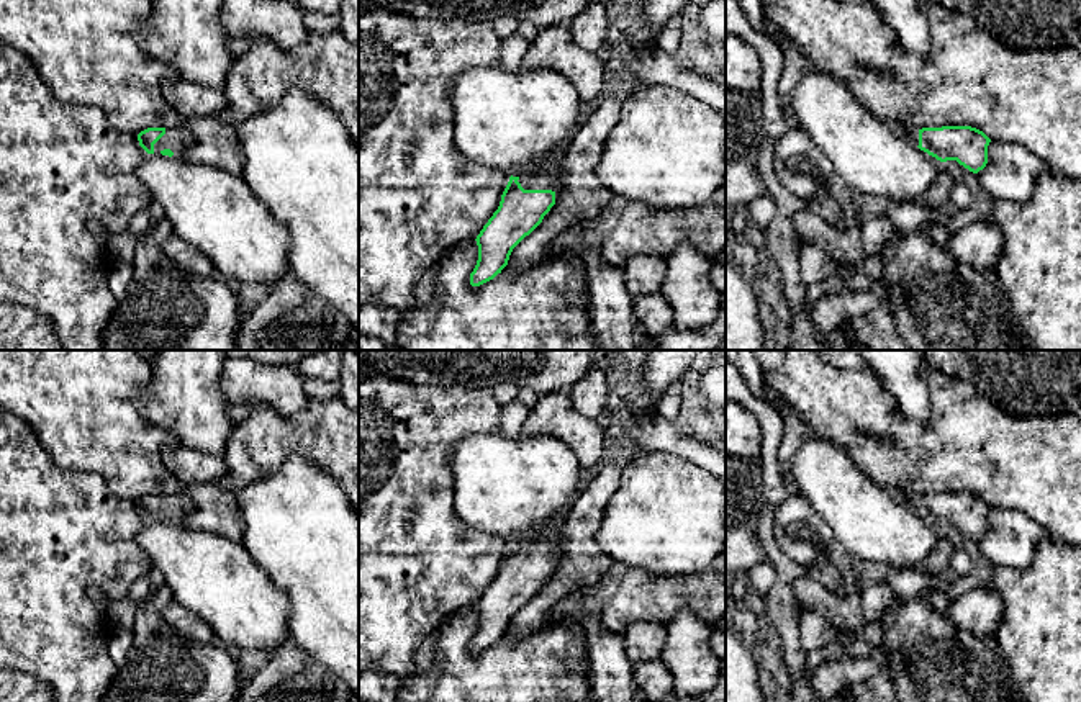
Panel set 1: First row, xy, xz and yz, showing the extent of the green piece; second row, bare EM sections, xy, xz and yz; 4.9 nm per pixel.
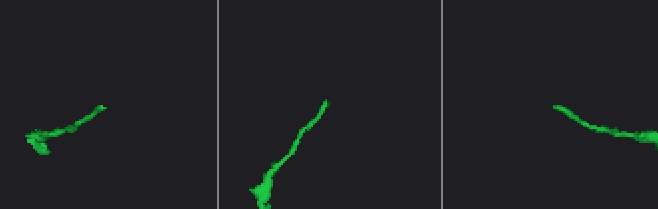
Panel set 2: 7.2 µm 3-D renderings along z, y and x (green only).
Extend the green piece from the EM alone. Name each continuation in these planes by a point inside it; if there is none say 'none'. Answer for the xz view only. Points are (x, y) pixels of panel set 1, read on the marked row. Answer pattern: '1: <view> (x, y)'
1: xz (549, 177)

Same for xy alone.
1: xy (179, 138)

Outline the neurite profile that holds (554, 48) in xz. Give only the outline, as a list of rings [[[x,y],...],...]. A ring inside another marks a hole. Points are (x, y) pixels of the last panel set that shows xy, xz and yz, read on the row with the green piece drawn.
[[[568,25],[539,29],[529,41],[521,70],[552,69],[568,79],[581,101],[595,101],[601,95],[604,69],[596,52],[581,49]]]

